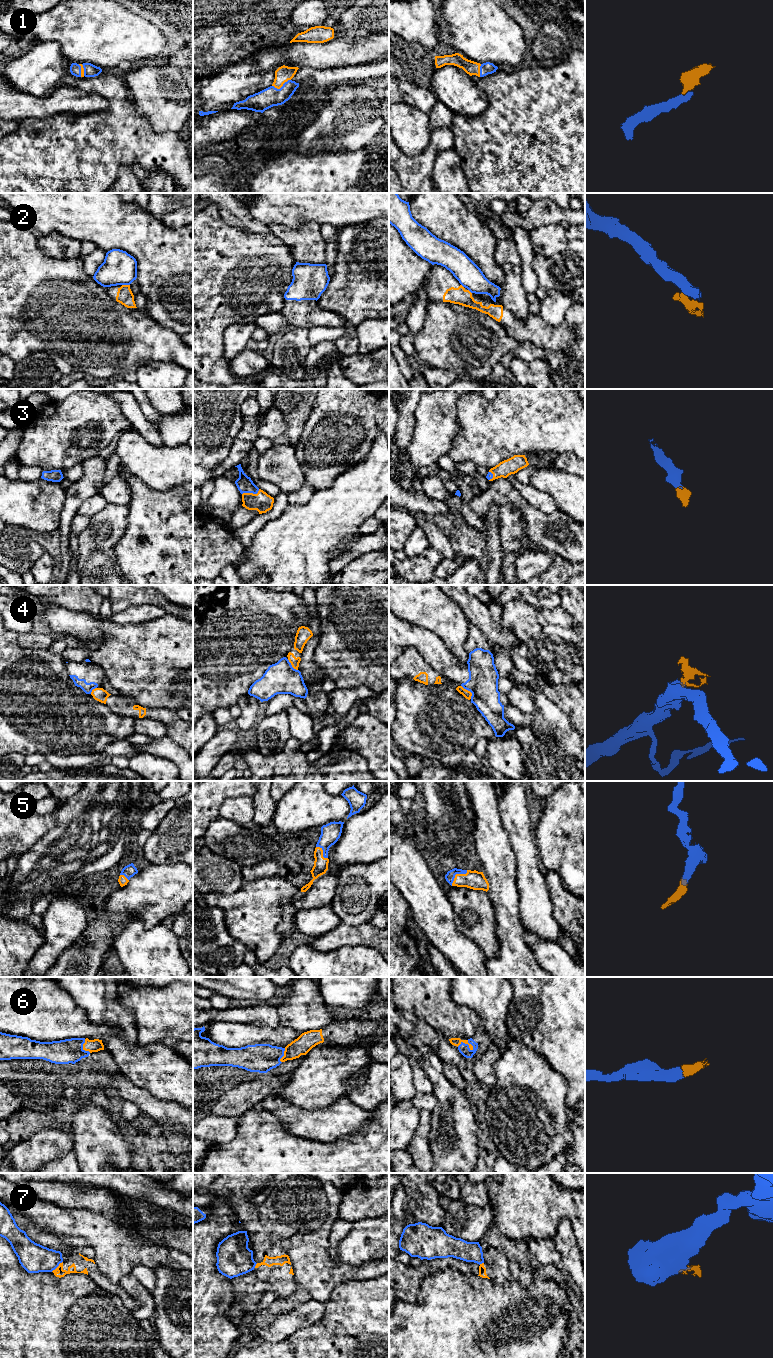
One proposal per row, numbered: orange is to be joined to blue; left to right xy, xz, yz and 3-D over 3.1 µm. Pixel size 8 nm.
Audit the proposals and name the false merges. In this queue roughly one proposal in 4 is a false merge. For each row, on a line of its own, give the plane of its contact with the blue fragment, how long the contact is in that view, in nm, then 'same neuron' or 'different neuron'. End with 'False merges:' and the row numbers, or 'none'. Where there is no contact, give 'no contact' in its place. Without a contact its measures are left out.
1: contact in xz; length 160 nm; same neuron
2: contact in xy; length 60 nm; different neuron
3: contact in xz; length 150 nm; same neuron
4: contact in yz; length 140 nm; different neuron
5: contact in yz; length 180 nm; same neuron
6: contact in yz; length 140 nm; same neuron
7: contact in xy; length 130 nm; different neuron
False merges: 2, 4, 7

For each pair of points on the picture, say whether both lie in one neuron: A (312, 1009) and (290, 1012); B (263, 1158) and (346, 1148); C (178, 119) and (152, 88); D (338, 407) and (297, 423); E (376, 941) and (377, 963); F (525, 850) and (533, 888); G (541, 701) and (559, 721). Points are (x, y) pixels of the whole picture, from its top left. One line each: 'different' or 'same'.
A: same
B: same
C: same
D: different
E: different
F: same
G: same

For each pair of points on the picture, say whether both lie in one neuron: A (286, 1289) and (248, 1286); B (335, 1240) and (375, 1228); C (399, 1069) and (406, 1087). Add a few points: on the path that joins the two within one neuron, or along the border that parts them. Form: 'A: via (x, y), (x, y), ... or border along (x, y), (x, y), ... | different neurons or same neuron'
A: via (277, 1286), (257, 1286) | same neuron
B: border along (353, 1223), (338, 1247), (338, 1255), (341, 1260) | different neurons
C: via (399, 1073), (399, 1079), (402, 1083) | same neuron

